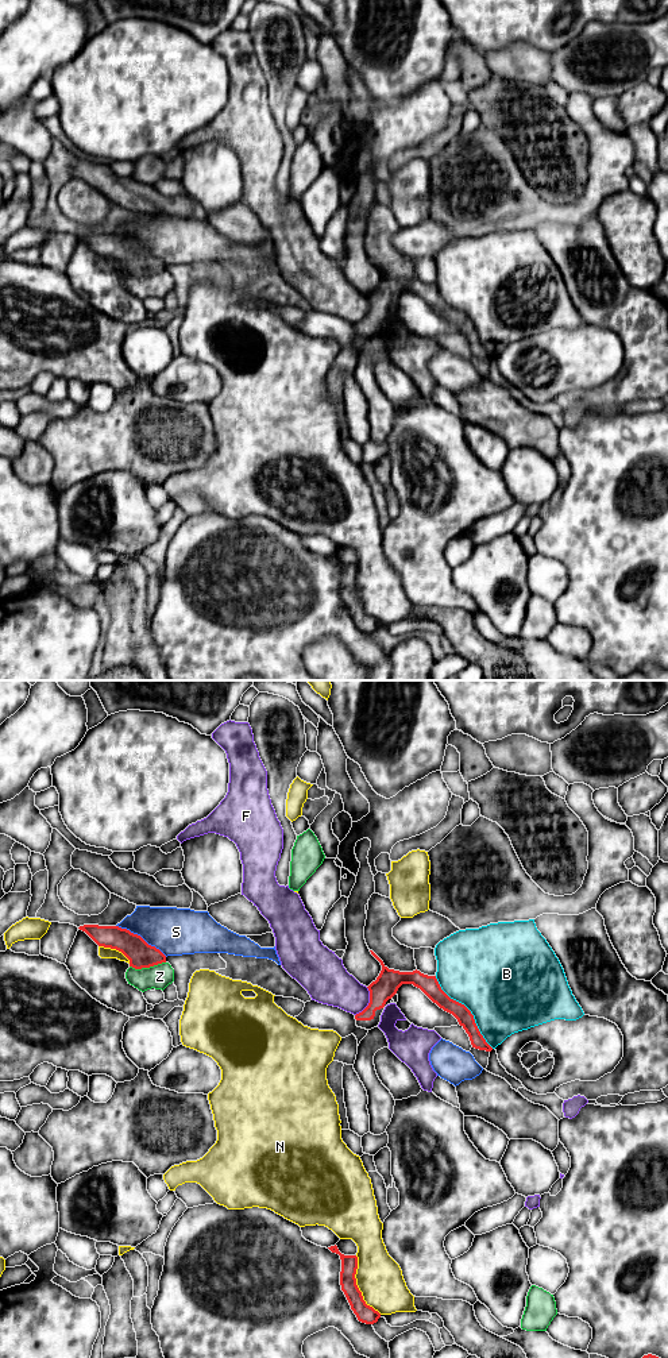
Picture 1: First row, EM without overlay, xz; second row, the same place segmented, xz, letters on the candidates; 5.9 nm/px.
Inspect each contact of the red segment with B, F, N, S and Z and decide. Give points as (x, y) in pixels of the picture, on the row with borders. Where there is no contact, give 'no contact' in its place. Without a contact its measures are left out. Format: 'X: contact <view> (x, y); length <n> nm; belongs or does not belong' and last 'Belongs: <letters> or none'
B: contact xz (468, 1010); length 550 nm; does not belong
F: contact xz (370, 1002); length 190 nm; does not belong
N: contact xz (356, 1287); length 380 nm; does not belong
S: contact xz (141, 937); length 360 nm; does not belong
Z: contact xz (147, 967); length 220 nm; does not belong
Belongs: none

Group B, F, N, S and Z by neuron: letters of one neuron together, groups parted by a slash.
B / F / N / S / Z

